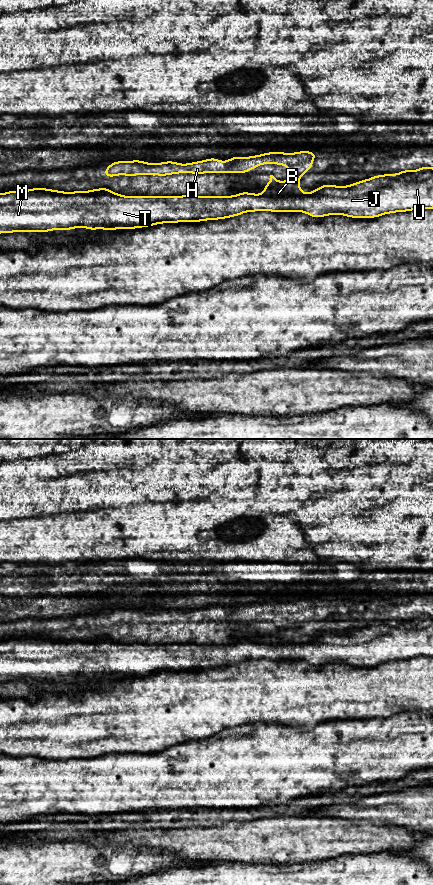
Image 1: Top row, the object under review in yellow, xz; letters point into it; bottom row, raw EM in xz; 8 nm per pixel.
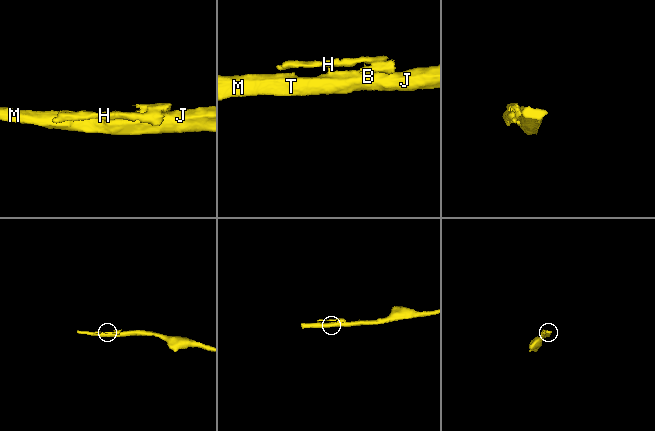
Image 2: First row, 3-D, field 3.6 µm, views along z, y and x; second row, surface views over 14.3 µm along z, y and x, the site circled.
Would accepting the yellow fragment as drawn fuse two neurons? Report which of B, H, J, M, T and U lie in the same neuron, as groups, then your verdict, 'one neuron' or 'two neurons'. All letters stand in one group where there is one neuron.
B J M T U / H; two neurons

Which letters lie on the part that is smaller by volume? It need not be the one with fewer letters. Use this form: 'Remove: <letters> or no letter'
Remove: H

